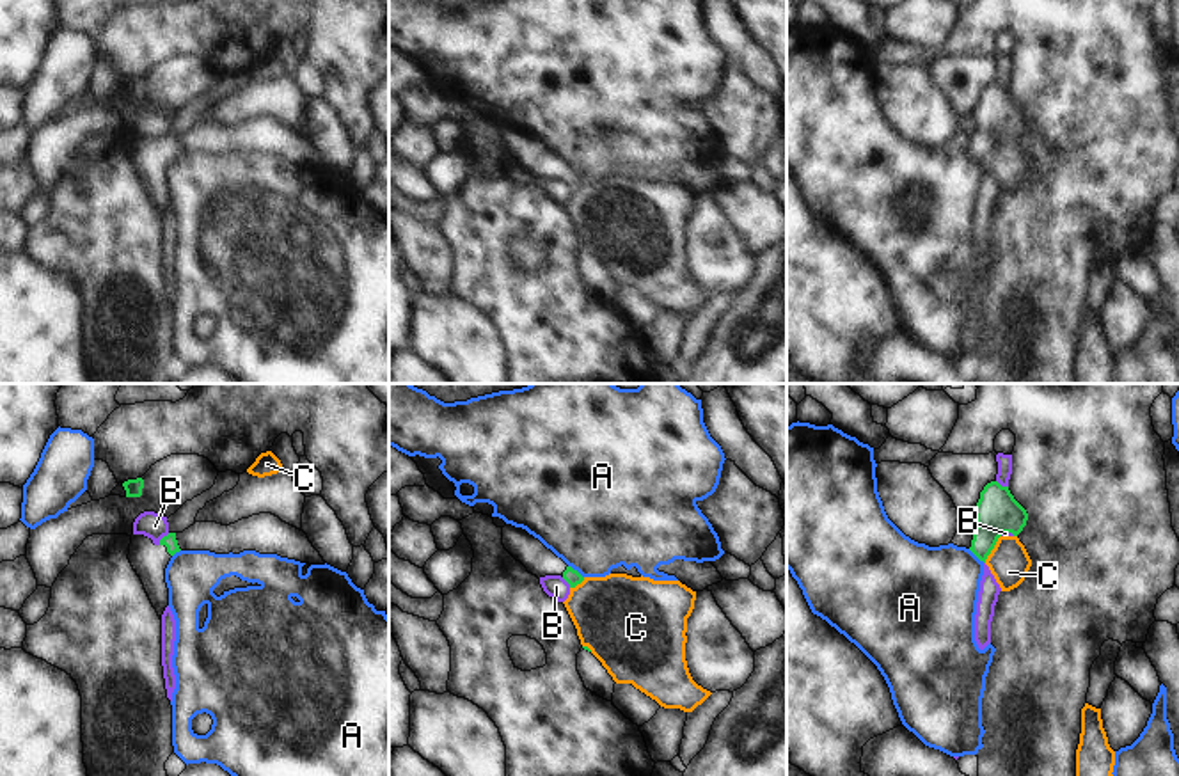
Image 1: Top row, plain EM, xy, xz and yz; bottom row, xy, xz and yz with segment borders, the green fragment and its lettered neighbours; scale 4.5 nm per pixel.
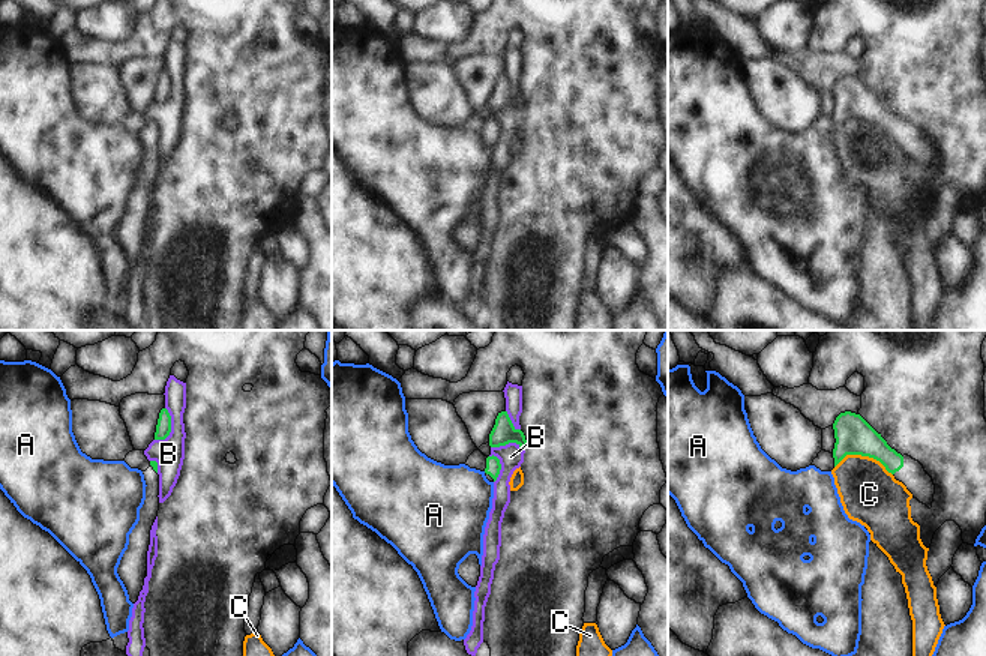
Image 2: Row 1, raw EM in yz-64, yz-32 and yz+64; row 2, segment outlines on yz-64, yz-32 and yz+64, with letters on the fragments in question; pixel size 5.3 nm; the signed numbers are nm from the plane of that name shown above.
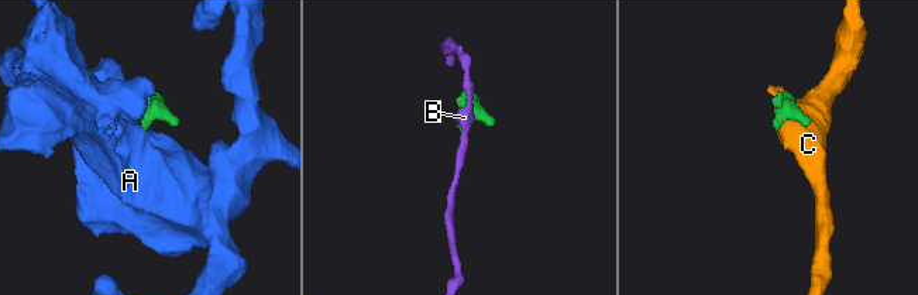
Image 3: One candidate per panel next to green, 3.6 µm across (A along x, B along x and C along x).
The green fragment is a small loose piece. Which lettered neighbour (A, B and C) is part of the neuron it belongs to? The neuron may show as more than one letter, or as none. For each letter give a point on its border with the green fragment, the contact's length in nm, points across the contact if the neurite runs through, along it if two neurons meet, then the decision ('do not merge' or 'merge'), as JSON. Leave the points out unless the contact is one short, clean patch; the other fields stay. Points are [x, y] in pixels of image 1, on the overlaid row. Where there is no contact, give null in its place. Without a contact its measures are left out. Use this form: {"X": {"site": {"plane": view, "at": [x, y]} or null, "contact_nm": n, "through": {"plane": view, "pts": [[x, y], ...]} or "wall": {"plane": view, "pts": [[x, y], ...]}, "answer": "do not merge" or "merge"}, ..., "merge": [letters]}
{"A": {"site": {"plane": "xz", "at": [576, 570]}, "contact_nm": 90, "wall": {"plane": "xz", "pts": [[569, 565], [583, 578]]}, "answer": "do not merge"}, "B": {"site": {"plane": "xy", "at": [162, 538]}, "contact_nm": 80, "wall": {"plane": "xy", "pts": [[169, 533], [158, 544]]}, "answer": "do not merge"}, "C": {"site": {"plane": "yz", "at": [993, 547]}, "contact_nm": 150, "answer": "do not merge"}, "merge": []}

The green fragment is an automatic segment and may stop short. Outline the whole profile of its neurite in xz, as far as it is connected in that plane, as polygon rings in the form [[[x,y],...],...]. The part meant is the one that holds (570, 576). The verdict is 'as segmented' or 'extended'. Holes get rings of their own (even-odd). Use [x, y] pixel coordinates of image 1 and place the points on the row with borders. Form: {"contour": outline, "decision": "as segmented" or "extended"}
{"contour": [[[506,524],[502,527],[502,545],[517,561],[527,568],[529,574],[536,575],[538,579],[545,575],[561,575],[570,584],[570,588],[575,588],[584,581],[577,570],[568,566],[538,538],[522,527]]], "decision": "extended"}

